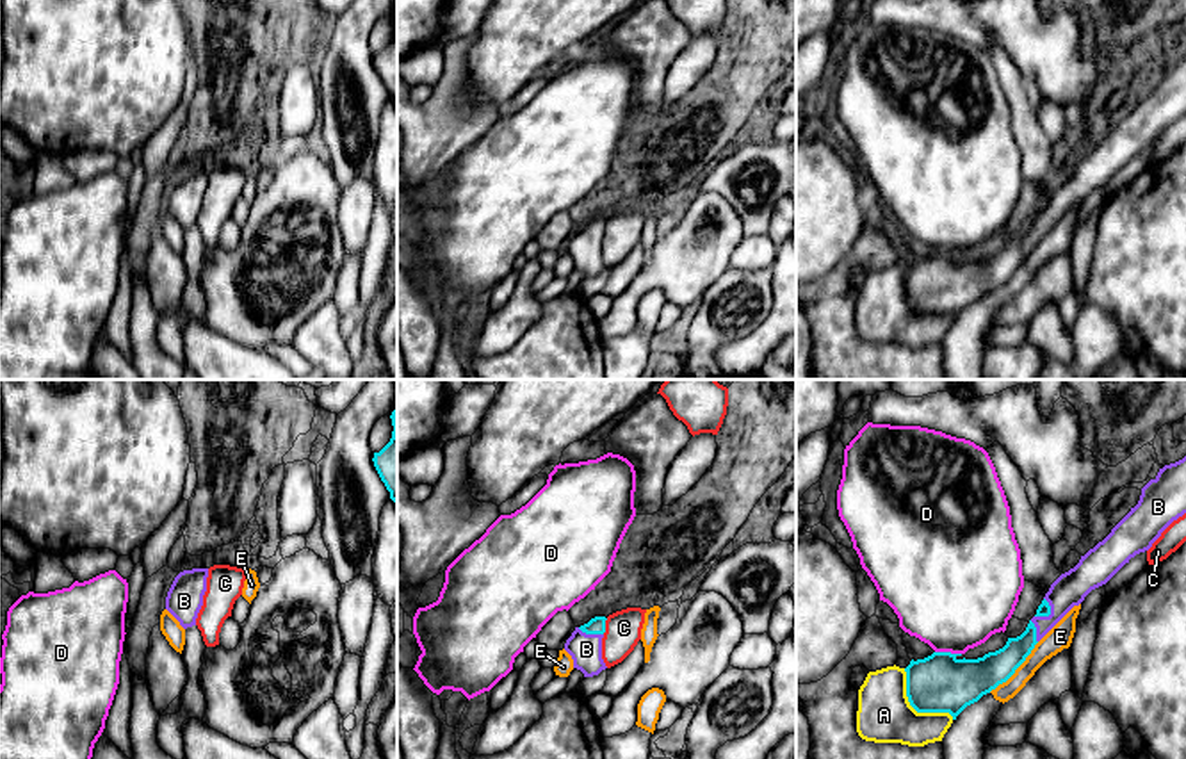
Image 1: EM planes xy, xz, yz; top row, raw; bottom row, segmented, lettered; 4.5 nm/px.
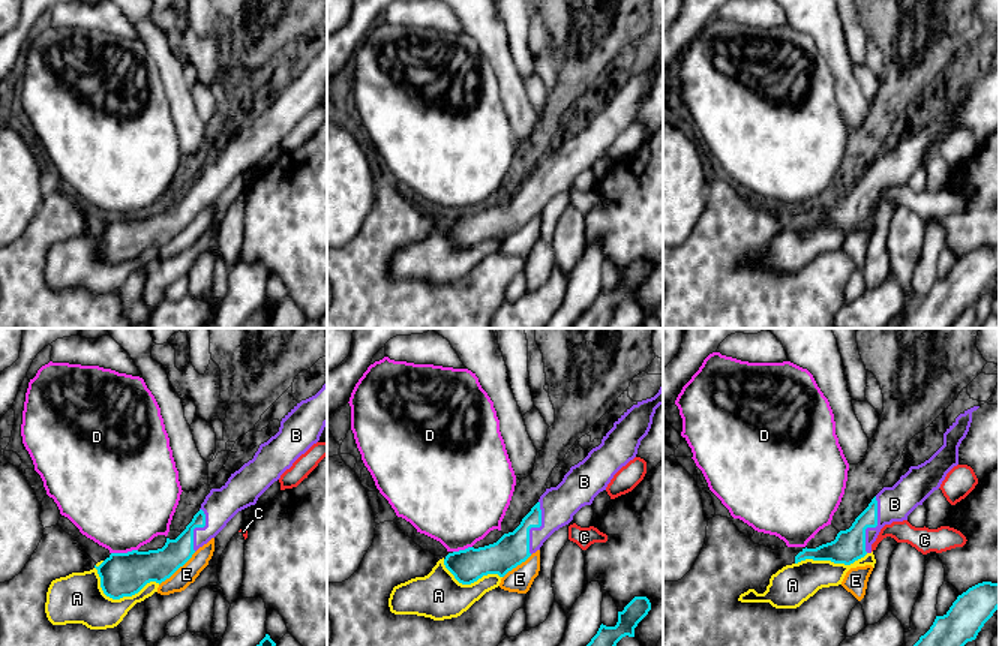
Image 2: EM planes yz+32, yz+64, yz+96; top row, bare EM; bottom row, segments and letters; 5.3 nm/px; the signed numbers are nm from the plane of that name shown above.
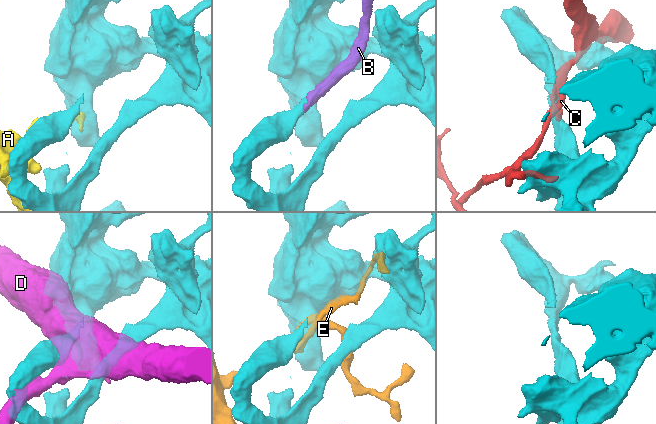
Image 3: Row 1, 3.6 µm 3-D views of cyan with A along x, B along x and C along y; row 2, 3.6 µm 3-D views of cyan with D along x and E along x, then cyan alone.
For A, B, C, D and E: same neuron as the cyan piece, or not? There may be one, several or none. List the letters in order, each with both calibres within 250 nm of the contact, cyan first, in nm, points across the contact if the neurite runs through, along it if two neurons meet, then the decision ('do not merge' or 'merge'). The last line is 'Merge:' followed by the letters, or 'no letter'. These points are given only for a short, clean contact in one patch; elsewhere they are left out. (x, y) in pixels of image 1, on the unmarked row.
A: 260/240 nm | do not merge
B: 80/140 nm | across xz (595, 227), (590, 234), (586, 250) | merge
C: 80/160 nm | do not merge
D: 260/480 nm | do not merge
E: 200/110 nm | do not merge
Merge: B

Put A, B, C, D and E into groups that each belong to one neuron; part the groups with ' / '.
A / B / C / D / E

